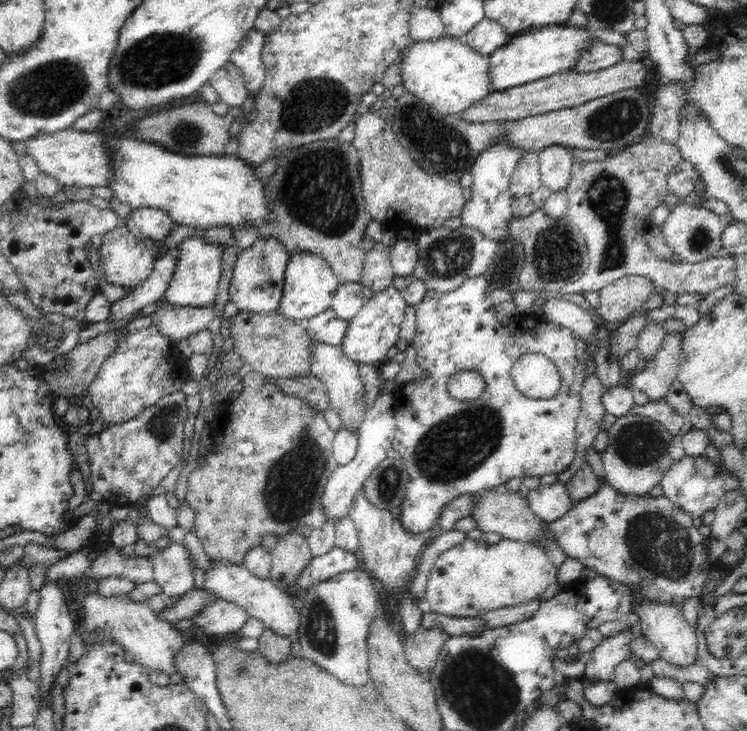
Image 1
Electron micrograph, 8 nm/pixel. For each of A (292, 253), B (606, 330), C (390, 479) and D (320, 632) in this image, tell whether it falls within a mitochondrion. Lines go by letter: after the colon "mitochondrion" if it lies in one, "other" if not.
A: other
B: other
C: mitochondrion
D: mitochondrion

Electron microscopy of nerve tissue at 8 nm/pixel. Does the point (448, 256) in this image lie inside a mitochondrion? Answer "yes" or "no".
yes

